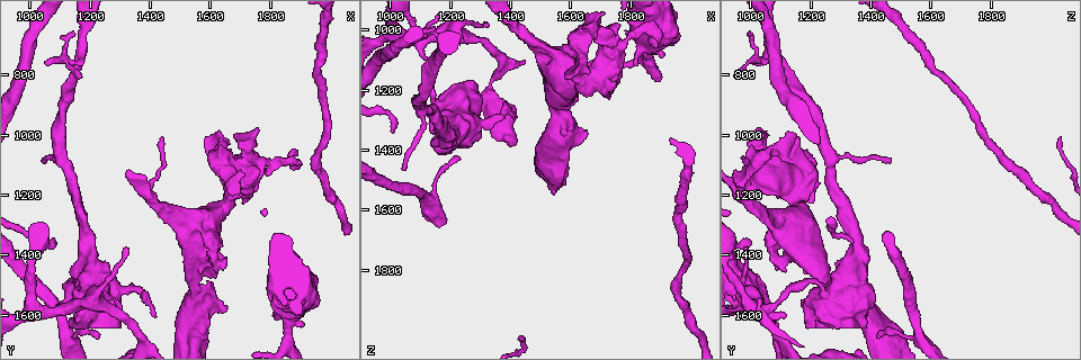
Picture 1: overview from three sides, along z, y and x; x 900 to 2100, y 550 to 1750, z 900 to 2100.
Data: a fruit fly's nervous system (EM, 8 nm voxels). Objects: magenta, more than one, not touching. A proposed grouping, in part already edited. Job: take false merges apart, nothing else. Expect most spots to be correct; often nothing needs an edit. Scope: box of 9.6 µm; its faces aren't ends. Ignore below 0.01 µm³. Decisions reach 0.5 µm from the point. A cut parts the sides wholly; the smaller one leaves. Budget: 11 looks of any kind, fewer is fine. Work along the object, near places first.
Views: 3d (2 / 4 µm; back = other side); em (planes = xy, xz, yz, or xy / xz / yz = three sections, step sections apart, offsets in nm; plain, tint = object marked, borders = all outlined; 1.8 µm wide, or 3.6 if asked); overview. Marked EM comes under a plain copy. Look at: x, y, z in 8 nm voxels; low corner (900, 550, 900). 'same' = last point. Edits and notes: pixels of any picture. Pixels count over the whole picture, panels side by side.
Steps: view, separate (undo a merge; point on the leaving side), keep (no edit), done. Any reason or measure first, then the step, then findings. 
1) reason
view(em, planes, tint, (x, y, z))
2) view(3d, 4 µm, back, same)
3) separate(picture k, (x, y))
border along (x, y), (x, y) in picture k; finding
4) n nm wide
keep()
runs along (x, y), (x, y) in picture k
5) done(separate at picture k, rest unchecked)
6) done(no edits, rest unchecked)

touches itself
view(3d, 4 µm, (1650, 1080, 1020))

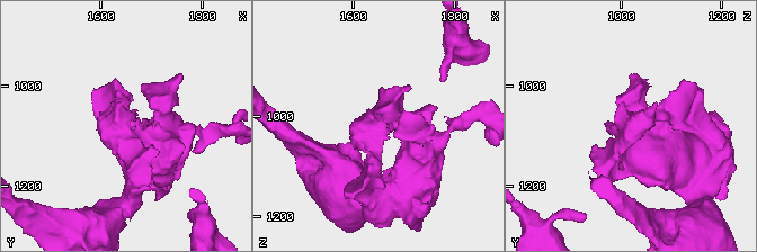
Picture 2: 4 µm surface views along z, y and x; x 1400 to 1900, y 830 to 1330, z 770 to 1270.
need the tissue
view(em, planes, tint, (1640, 1085, 1015))

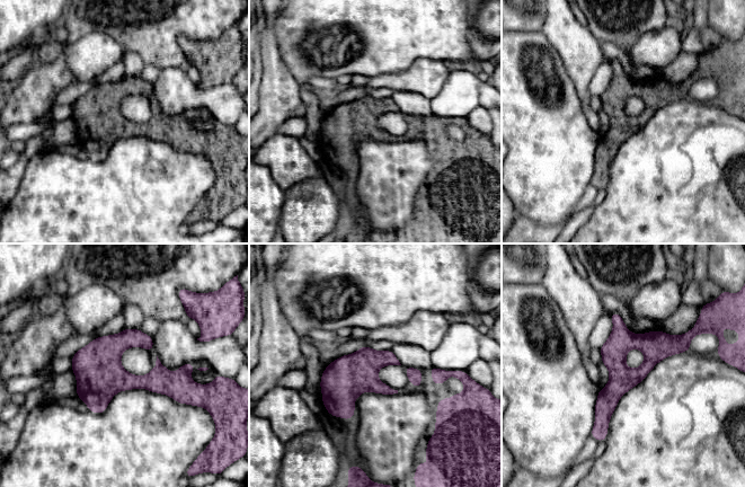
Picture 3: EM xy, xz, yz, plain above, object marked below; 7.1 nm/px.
keep()
runs along (685, 336), (606, 400), (602, 432) in picture 3; one neuron here

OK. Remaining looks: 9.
sudden change in width
view(em, 3.6 µm, xy, step 8, tint, (1870, 1610, 1050))

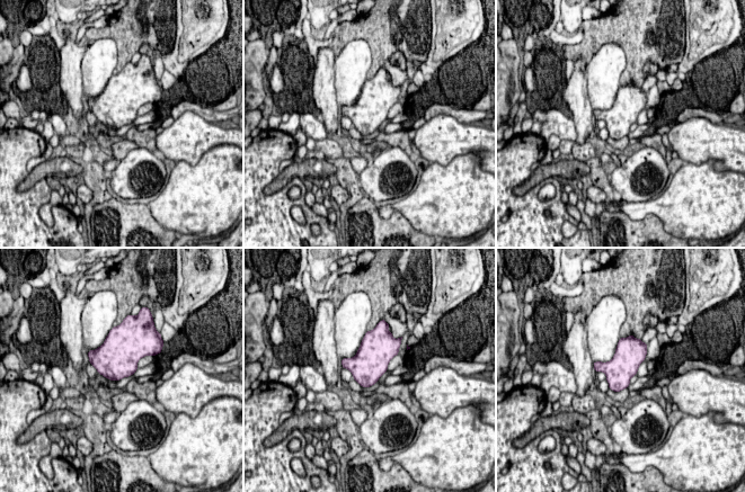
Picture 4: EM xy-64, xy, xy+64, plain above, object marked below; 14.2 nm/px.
view(em, 3.6 µm, xz, step 4, tint, same)

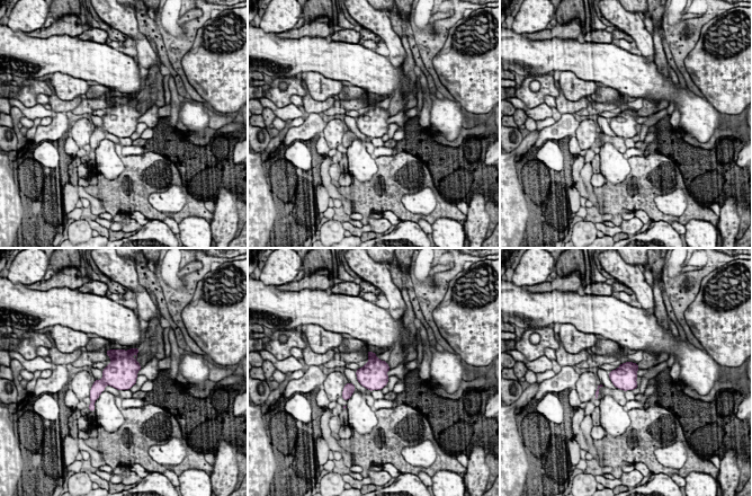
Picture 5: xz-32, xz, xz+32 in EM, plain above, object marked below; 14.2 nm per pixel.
keep()
continuous, no second neuron

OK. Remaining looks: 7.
calibre changes
view(3d, 4 µm, (1540, 1300, 1100))

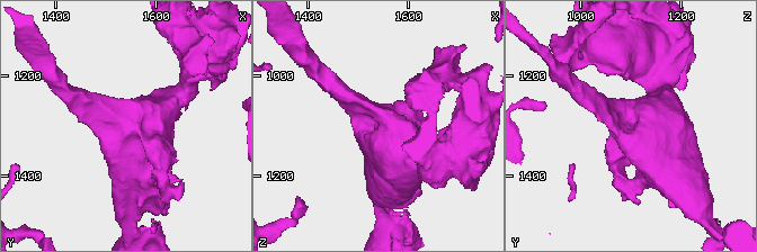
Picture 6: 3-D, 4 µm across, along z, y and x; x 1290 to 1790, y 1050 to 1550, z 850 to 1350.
view(em, planes, tint, (1555, 1300, 1090))

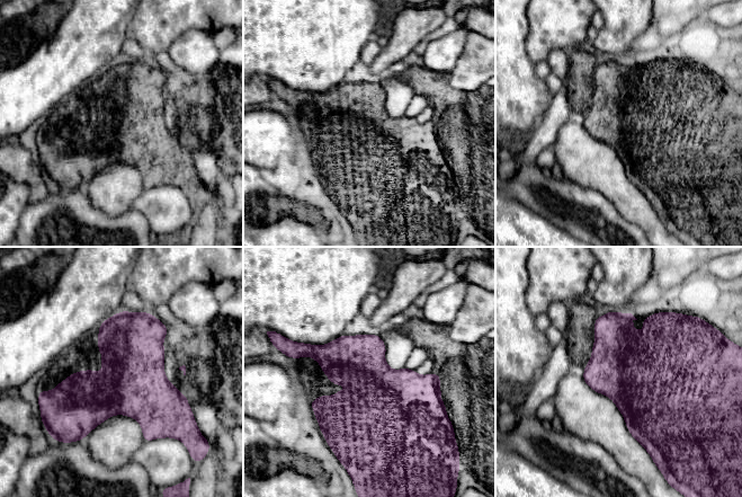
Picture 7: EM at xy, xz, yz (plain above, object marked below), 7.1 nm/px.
480 nm wide
keep()
one neuron here

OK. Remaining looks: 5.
a fork
view(3d, 4 µm, (1560, 1550, 1340))

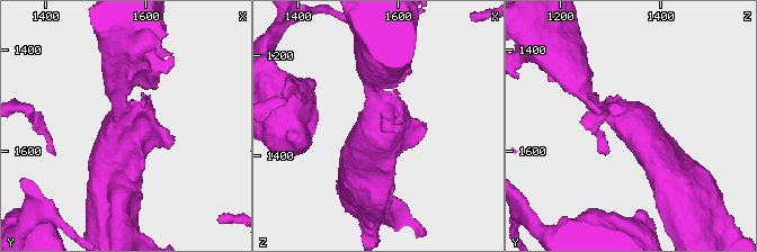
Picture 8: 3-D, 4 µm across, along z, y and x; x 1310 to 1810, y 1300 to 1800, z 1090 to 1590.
shape alone is not enough
view(em, 3.6 µm, planes, tint, (1550, 1545, 1335))

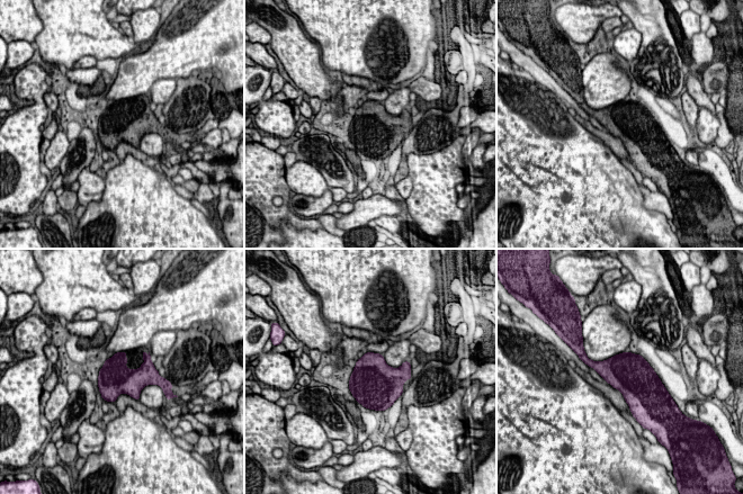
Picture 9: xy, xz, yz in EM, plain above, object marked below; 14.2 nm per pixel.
480 nm wide
keep()
continuous, no second neuron

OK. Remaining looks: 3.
done(no edits, rest unchecked)

